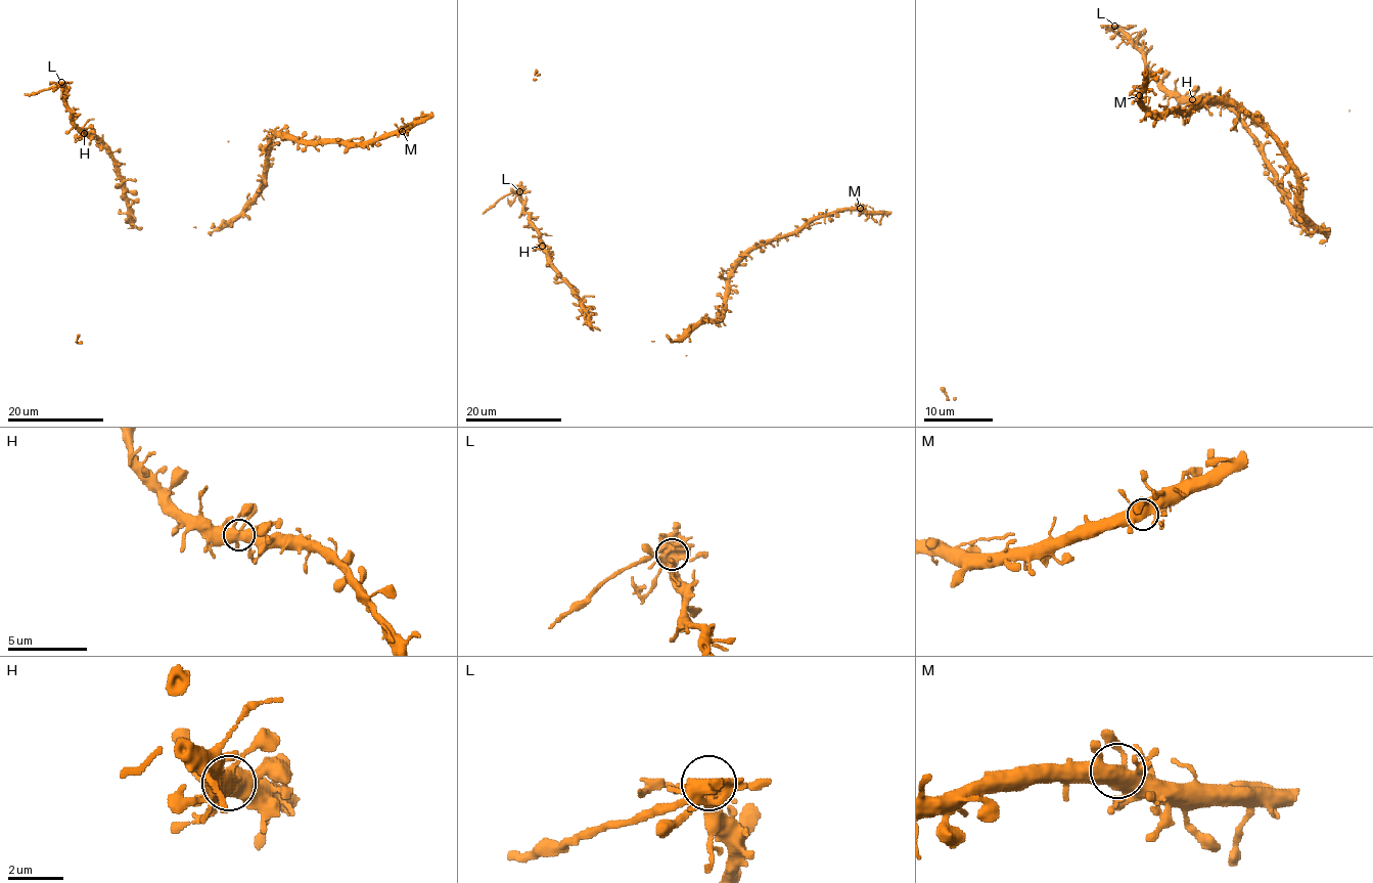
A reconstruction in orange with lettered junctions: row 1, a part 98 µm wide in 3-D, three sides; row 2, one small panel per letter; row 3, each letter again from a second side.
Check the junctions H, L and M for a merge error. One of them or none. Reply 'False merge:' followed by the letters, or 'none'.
False merge: L

